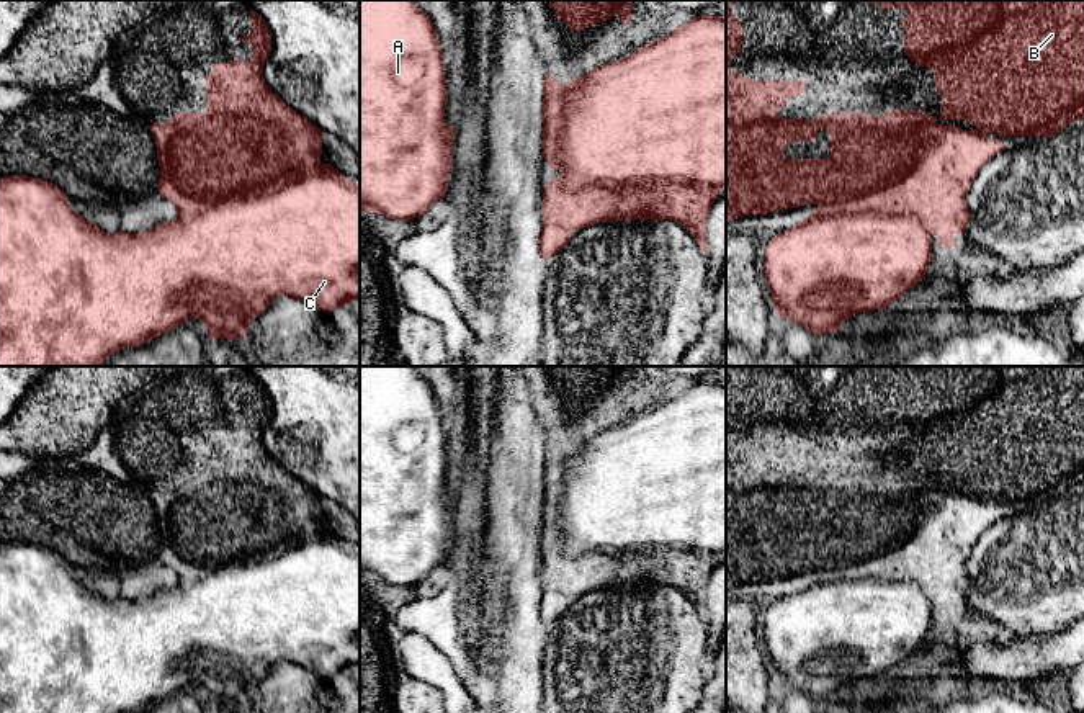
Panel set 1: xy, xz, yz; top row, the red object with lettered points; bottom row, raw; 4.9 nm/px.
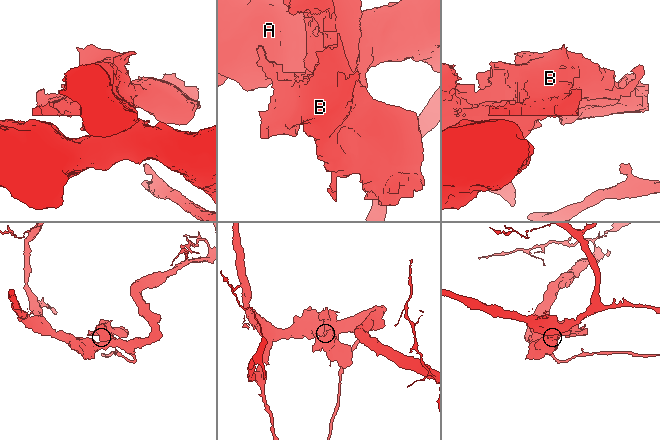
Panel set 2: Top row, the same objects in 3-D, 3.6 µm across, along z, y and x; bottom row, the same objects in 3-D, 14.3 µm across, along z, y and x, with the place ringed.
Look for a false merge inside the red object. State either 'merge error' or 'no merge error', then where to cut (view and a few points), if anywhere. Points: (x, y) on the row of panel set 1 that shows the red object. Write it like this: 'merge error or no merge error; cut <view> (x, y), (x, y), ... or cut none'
merge error; cut xz (569, 92), (561, 133), (568, 188), (695, 180), (720, 190)

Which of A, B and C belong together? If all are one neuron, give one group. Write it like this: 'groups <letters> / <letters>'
groups A C / B

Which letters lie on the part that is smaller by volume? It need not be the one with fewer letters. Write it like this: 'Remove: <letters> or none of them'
Remove: B

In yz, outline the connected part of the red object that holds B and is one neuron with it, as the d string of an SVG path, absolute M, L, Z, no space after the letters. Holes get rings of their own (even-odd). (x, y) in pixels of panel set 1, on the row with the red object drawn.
M726 0L726 221L734 221L749 214L767 214L772 211L783 211L803 204L816 204L817 208L798 226L817 221L821 217L839 217L855 213L881 213L903 214L919 219L929 237L937 235L942 249L956 245L953 234L965 232L971 222L971 213L966 206L966 195L974 182L978 172L999 152L1004 150L1001 139L989 139L989 132L999 136L1045 136L1051 137L1071 123L1084 118L1084 0L868 0L868 3L880 3L881 8L903 8L907 16L899 23L906 28L904 52L917 67L929 67L935 74L935 88L942 95L940 119L966 119L976 129L963 131L955 124L938 124L930 113L922 110L888 110L885 116L871 118L868 113L831 113L817 119L786 119L778 114L778 110L790 101L790 98L801 96L806 88L803 80L750 80L731 69L731 62L737 54L742 41L742 29L737 18L732 16L729 7L732 0ZM824 129L831 136L831 155L827 159L785 159L785 146L801 141L814 141L817 131Z

